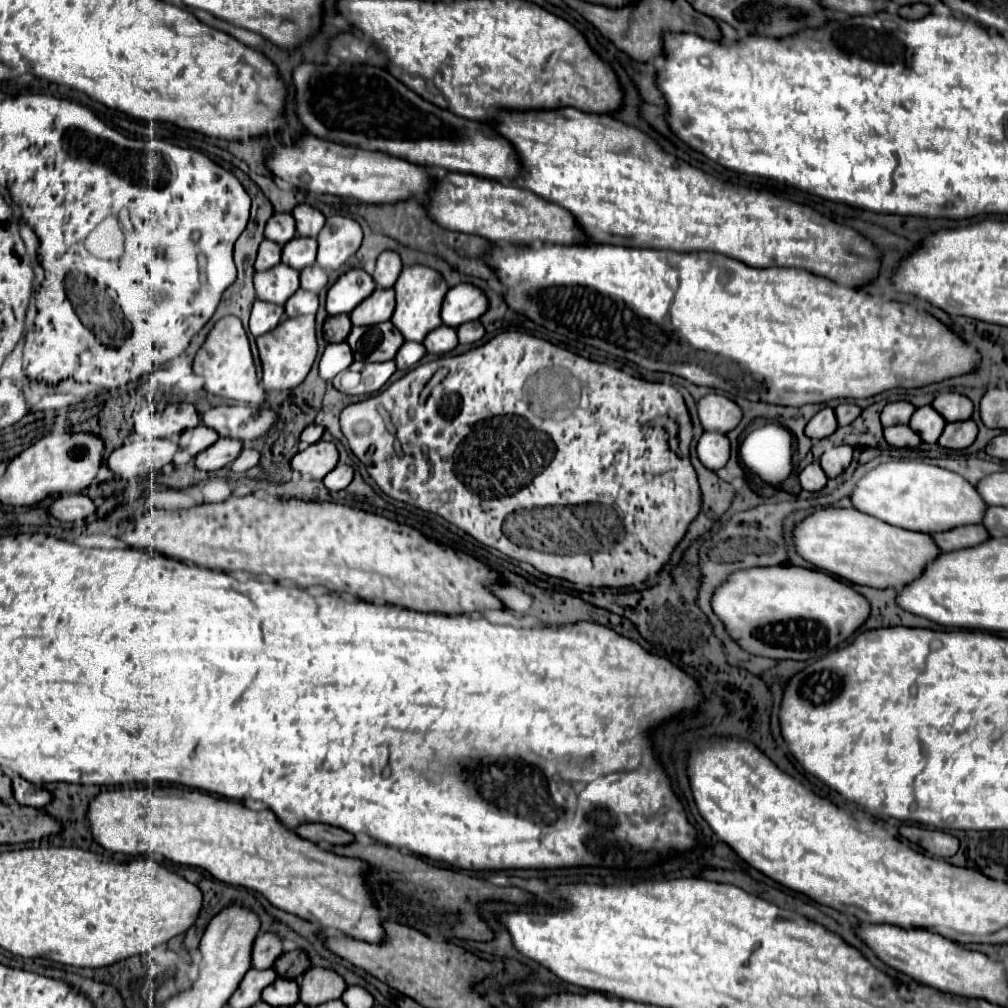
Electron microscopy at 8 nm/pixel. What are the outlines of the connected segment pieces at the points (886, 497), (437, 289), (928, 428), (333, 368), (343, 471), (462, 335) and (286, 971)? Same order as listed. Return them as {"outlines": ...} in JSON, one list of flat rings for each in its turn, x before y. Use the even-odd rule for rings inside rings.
{"outlines":[[[888,461,868,471,858,481,852,493,852,503,858,511,890,525,924,533,980,523,984,509,988,509,988,503,980,497,980,493,976,493,976,485,958,477,958,473,918,461]],[[412,265,412,267,404,267,396,285,396,311,392,315,392,323,400,329,400,333,404,335,406,341,424,341,424,337,434,331,436,327,442,325,440,319,440,307,444,301,444,295,448,291,448,283,444,281,444,277,426,267,426,265]],[[932,407,916,409,916,413,910,419,910,429,916,431,926,443,936,443,940,433,944,431,944,425,944,417,940,417,940,413,936,413,936,409]],[[330,343,324,349,324,355,320,359,320,377,326,381,332,381,338,373,348,369,352,365,352,349,348,349,346,343]],[[338,463,326,477,324,477,324,485,330,489,330,491,340,491,340,489,346,489,350,485,354,477,354,469,346,463]],[[470,321,470,323,464,323,458,327,458,339,460,343,464,345,470,345,470,343,476,343,484,337,484,327,480,321]],[[302,949,282,953,274,963,274,969,278,971,278,975,286,979,298,979,308,967,310,967,310,959]]]}

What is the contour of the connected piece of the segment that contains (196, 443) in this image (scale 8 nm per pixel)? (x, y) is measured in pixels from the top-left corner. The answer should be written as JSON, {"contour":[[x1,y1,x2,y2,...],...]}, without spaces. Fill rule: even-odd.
{"contour":[[198,425,194,429,188,429,182,433,180,437,180,447,184,451,188,451,190,455,198,455,200,451,208,449,210,445,214,445,218,441,218,433,214,429,208,429,206,425]]}

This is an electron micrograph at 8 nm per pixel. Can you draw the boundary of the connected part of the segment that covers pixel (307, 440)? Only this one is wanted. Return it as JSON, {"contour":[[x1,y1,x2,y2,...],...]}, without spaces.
{"contour":[[312,423,312,425,308,425,308,427,304,429,302,437,300,437,300,449,306,449,308,445,312,445,312,443,320,441,322,433,324,433,324,427,322,427,322,425,314,425,314,423]]}

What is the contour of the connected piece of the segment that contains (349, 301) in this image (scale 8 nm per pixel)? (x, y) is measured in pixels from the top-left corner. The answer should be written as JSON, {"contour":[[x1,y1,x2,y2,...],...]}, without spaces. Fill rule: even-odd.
{"contour":[[364,269,346,271,330,289,326,299,326,311,330,315,350,313,358,303,362,303,368,295,372,295,376,283]]}

